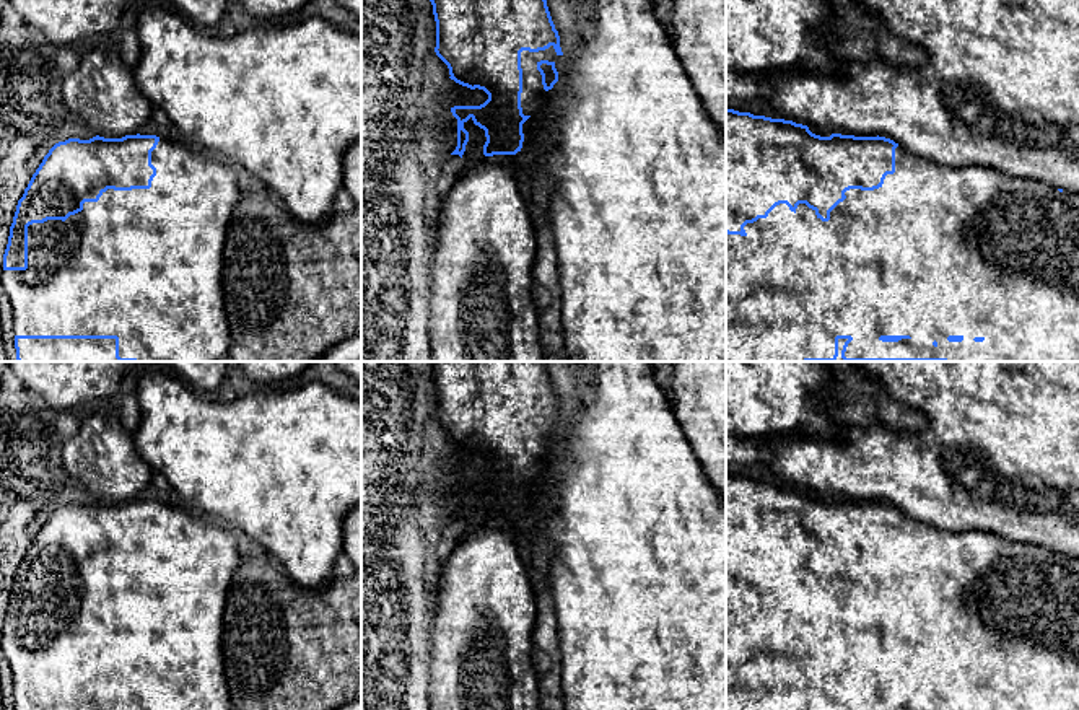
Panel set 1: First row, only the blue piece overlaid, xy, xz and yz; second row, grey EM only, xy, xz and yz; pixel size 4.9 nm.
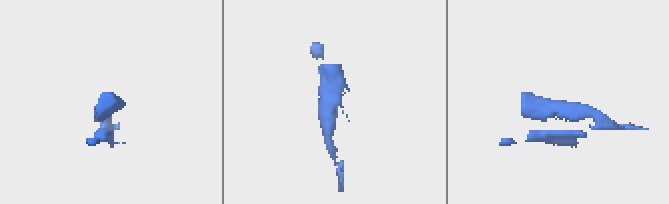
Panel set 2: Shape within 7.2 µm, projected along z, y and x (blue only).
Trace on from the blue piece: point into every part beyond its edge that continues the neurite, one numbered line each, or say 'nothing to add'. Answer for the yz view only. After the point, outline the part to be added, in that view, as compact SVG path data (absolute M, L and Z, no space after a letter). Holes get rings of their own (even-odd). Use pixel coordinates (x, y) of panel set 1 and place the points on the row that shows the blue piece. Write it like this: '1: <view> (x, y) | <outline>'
1: yz (936, 251) | M902 147L895 148L895 173L887 174L884 184L874 191L850 189L846 199L832 212L830 220L822 221L815 210L799 204L794 212L786 204L776 205L767 218L758 218L744 226L745 236L726 233L726 362L802 362L804 358L833 358L835 337L851 335L846 358L947 358L949 362L1079 362L1079 194L1059 192L1056 187L1040 181L1007 176L986 166L944 166L924 158L910 155Z

